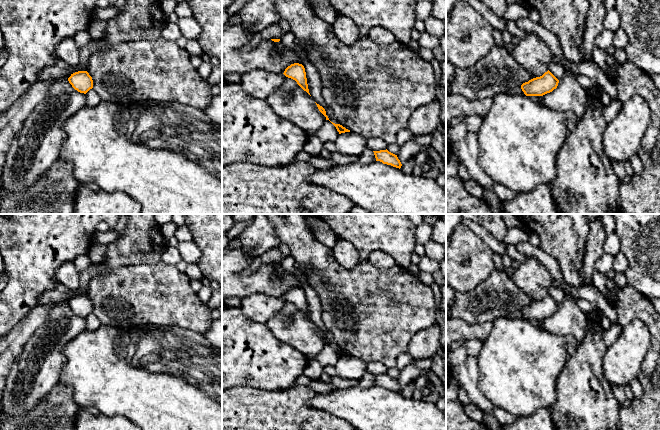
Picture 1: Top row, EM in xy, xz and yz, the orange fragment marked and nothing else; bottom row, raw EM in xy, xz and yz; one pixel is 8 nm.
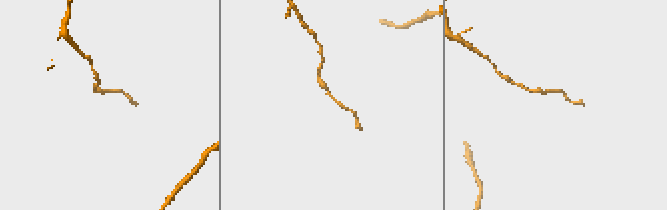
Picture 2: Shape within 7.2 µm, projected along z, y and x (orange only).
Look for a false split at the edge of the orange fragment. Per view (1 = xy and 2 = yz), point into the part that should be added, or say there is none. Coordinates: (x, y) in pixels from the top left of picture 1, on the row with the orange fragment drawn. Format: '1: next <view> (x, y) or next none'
1: next none
2: next none

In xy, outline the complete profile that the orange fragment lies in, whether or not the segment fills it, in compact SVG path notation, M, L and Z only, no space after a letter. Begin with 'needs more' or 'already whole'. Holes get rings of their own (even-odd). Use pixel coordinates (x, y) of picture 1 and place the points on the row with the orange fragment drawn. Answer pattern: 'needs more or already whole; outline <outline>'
already whole; outline M78 71L68 78L72 87L80 93L86 94L93 88L93 80L87 71Z

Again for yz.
already whole; outline M548 70L542 76L521 85L526 96L543 96L557 88L559 80Z

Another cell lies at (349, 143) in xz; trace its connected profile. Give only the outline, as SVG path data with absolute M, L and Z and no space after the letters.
M351 131L339 134L334 143L336 152L352 158L367 149L367 139Z

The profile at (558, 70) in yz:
M551 62L548 66L548 70L560 80L565 74L565 67L562 64Z

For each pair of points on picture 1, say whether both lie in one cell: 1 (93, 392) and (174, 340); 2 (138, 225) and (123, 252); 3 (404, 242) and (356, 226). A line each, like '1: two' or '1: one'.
1: one
2: one
3: one

